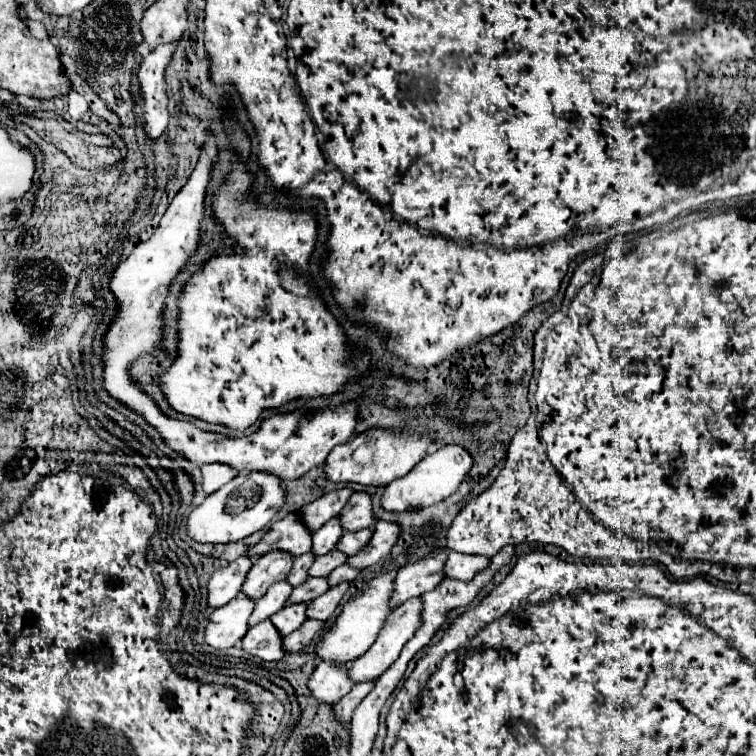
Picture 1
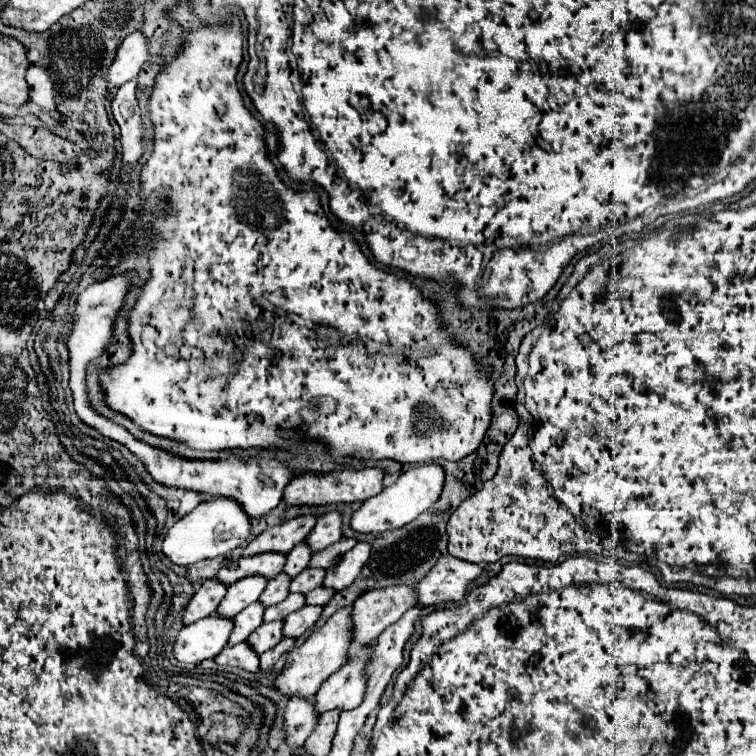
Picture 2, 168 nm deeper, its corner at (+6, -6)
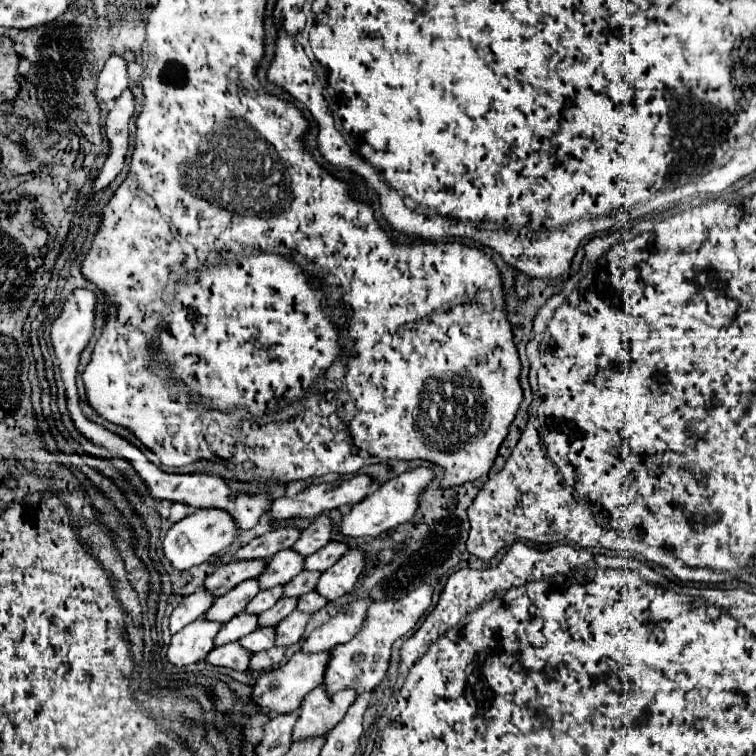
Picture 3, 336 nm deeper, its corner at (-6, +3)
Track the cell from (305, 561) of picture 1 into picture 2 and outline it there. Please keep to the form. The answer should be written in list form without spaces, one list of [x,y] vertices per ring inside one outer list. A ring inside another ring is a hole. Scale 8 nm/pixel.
[[[280,572],[280,576],[268,580],[268,586],[266,586],[266,590],[262,592],[260,602],[262,602],[264,606],[272,606],[272,604],[282,602],[282,600],[290,594],[290,582],[292,582],[292,578],[290,578],[286,572]]]

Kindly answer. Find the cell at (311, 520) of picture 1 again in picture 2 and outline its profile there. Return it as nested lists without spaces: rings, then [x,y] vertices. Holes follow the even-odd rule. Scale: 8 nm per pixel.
[[[302,514],[292,520],[286,520],[278,526],[272,526],[258,534],[242,552],[242,556],[252,556],[260,552],[290,552],[296,544],[304,542],[304,536],[312,532],[316,526],[316,516],[314,514]]]

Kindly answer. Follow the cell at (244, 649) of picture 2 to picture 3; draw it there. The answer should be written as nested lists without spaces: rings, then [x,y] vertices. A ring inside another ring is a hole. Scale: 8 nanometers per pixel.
[[[228,643],[222,647],[214,647],[208,657],[206,663],[210,665],[218,665],[218,667],[228,667],[234,671],[246,671],[248,667],[248,651],[244,651],[238,643]]]

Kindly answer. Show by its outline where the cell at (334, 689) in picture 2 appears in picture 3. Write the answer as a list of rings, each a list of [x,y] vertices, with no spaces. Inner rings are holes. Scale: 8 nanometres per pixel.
[[[322,685],[310,691],[298,709],[298,721],[292,731],[292,741],[298,743],[302,739],[326,735],[338,721],[342,721],[342,717],[346,715],[346,709],[356,699],[356,693],[346,691],[346,697],[348,701],[344,703],[344,707],[338,707],[328,695],[324,695]]]

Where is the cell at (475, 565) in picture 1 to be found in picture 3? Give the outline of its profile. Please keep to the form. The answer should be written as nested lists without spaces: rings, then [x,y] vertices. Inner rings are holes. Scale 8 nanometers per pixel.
[[[422,585],[422,587],[414,589],[412,593],[408,593],[404,599],[372,603],[372,607],[368,607],[368,611],[366,611],[364,625],[354,635],[354,639],[344,645],[336,645],[332,649],[330,659],[326,663],[324,681],[322,681],[326,691],[336,693],[342,689],[354,689],[356,695],[372,691],[386,675],[392,643],[414,629],[418,619],[430,607],[430,597],[432,597],[432,589],[428,585]]]

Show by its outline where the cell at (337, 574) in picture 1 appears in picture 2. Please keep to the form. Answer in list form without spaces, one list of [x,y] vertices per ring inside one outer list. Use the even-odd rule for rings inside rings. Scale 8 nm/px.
[[[320,586],[320,588],[314,588],[312,592],[308,592],[308,604],[318,604],[318,606],[326,606],[326,602],[336,594],[334,588],[326,588],[326,586]]]

